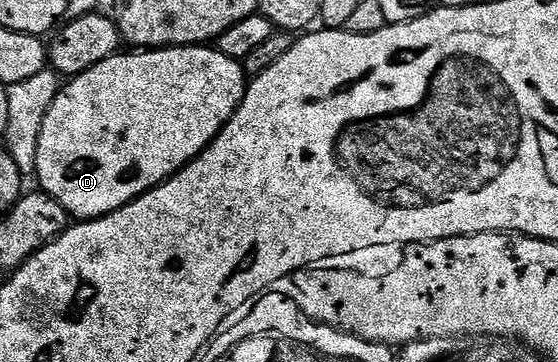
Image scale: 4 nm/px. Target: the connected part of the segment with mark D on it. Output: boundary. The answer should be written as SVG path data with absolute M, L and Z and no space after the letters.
M182 45L171 49L125 52L119 51L115 56L103 59L103 63L95 63L78 77L66 80L62 84L55 103L51 103L51 111L47 111L47 119L43 119L43 132L39 137L36 184L41 184L38 185L40 192L50 193L69 212L70 218L78 222L94 221L96 217L106 217L107 214L114 213L119 207L131 203L137 197L142 197L147 190L161 185L167 178L181 172L184 165L190 165L221 134L223 127L229 122L231 115L235 115L239 103L245 97L247 78L244 64L223 55L216 47Z

